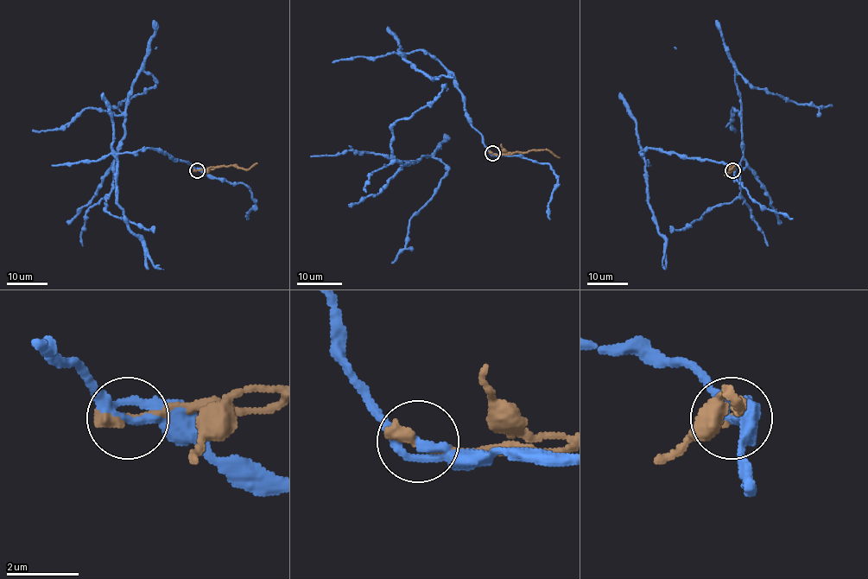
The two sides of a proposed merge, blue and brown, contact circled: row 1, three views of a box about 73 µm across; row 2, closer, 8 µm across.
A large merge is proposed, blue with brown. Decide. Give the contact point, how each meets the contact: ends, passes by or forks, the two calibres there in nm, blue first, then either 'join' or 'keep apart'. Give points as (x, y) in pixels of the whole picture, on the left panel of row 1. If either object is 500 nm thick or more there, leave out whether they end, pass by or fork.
place (197, 170); blue forks; brown ends; calibres 220 and 380 nm; keep apart

